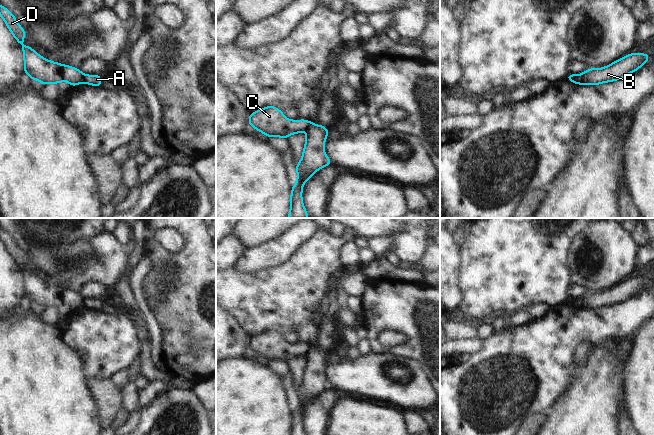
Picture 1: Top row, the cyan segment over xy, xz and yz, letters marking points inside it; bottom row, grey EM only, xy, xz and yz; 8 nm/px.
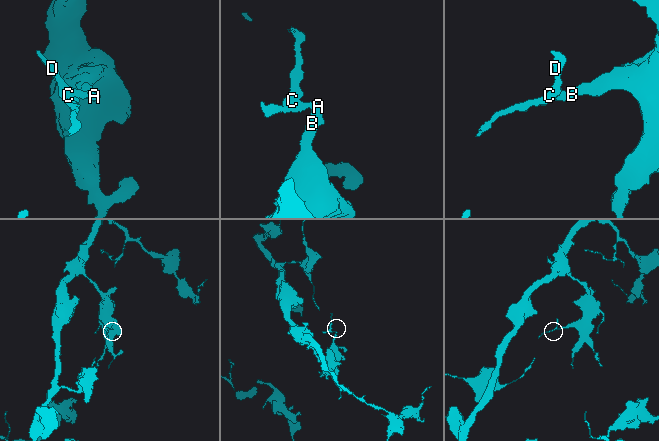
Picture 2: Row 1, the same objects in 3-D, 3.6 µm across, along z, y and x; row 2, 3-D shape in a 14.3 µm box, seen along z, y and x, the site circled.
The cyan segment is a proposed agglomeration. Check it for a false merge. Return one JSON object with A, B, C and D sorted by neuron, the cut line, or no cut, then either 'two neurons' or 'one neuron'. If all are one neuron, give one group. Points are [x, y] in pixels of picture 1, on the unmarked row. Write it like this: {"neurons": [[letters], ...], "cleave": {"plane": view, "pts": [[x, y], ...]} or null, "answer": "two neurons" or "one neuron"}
{"neurons": [["A", "B"], ["C", "D"]], "cleave": {"plane": "xz", "pts": [[310, 346], [306, 354]]}, "answer": "two neurons"}

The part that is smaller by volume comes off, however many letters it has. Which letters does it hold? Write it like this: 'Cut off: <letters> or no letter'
Cut off: C, D

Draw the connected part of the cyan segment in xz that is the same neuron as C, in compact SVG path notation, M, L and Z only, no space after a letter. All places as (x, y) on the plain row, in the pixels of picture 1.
M267 330L250 337L249 348L256 354L271 360L288 362L295 357L307 354L310 346L304 344L288 344L283 336L274 330Z

